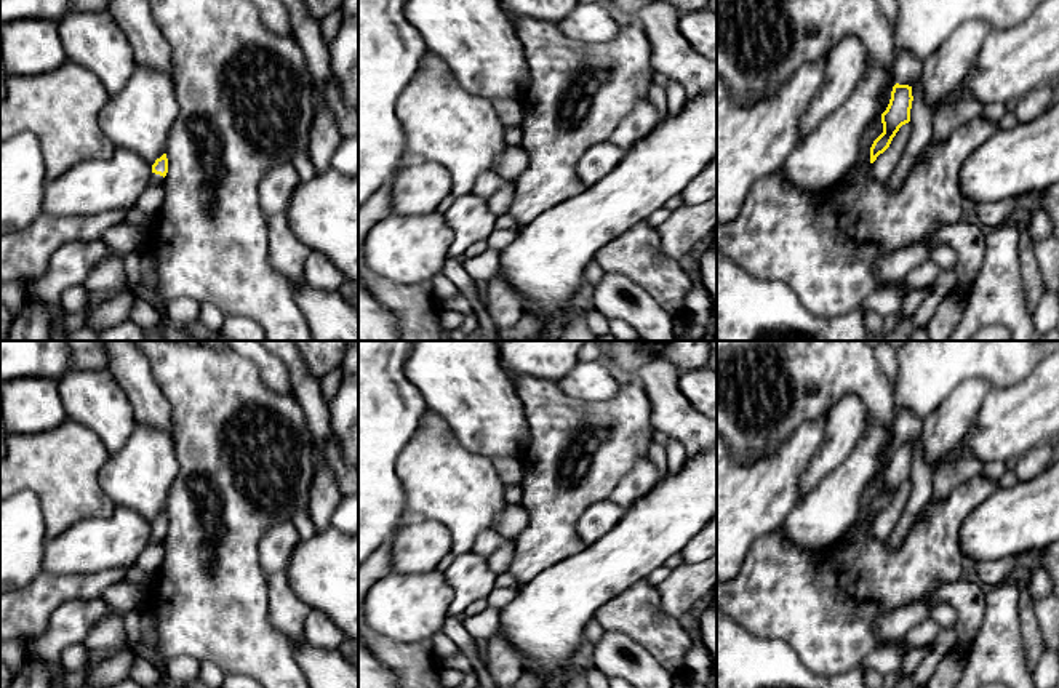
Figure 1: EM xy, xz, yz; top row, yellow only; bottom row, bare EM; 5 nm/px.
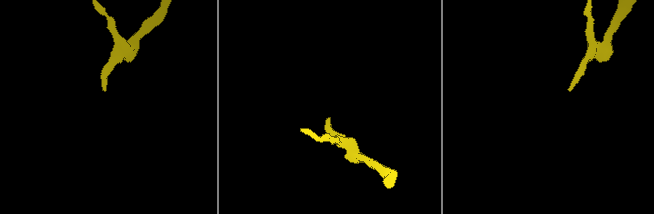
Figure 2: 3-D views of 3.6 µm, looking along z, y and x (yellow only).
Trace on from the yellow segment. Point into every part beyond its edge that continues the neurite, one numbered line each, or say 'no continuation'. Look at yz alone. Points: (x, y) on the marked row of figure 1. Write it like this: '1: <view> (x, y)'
no continuation

